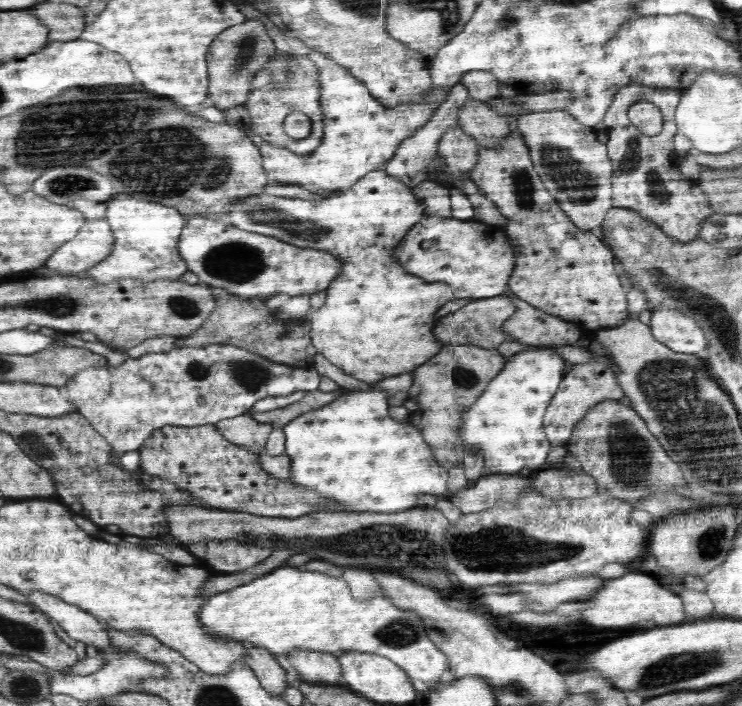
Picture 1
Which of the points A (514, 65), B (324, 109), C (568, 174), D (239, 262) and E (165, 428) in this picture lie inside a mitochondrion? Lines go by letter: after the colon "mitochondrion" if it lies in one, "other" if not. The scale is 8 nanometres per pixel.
A: other
B: other
C: mitochondrion
D: mitochondrion
E: other

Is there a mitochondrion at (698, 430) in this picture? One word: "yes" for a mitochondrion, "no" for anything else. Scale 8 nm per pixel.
yes

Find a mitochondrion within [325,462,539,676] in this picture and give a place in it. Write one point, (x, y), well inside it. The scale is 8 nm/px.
(395, 634)

